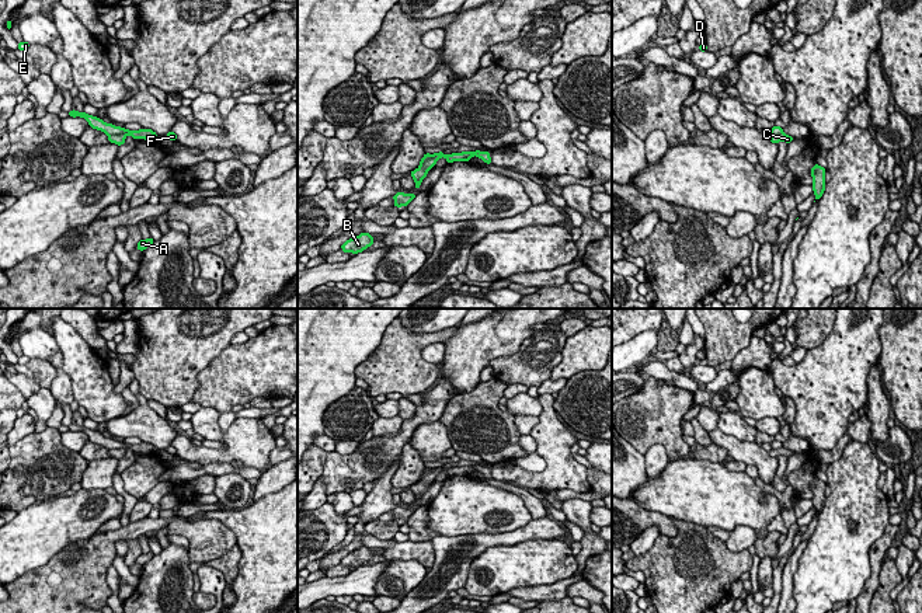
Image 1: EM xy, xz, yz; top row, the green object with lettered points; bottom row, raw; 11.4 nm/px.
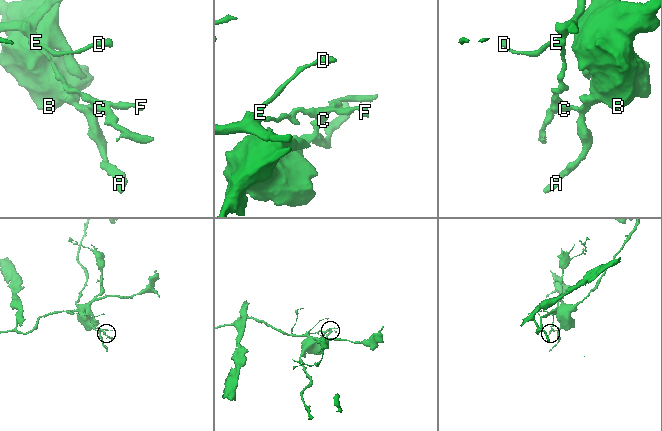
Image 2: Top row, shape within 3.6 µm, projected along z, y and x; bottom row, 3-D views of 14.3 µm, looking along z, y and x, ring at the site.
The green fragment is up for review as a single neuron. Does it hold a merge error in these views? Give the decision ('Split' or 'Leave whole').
Split

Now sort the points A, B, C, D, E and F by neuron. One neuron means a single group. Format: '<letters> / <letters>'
A B C / D E F

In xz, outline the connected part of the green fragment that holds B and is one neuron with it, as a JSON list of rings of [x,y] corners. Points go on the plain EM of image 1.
[[[361,547],[358,551],[352,551],[347,554],[342,560],[341,564],[344,567],[351,565],[354,570],[358,567],[362,567],[365,563],[372,561],[372,557],[375,553],[369,547]]]

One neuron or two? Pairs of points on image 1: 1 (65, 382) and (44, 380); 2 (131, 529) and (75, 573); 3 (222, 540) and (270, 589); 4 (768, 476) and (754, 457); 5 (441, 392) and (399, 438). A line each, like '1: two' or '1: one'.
1: two
2: one
3: two
4: one
5: one

